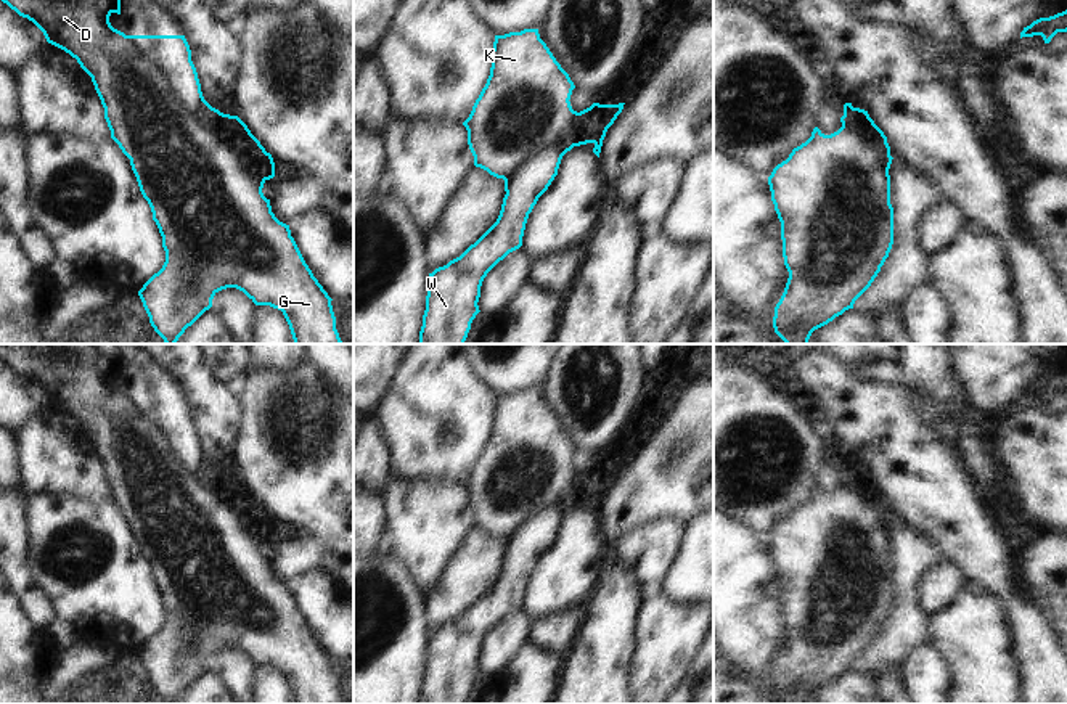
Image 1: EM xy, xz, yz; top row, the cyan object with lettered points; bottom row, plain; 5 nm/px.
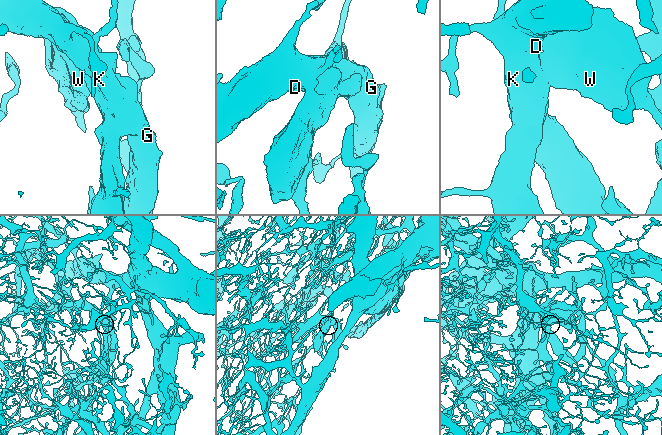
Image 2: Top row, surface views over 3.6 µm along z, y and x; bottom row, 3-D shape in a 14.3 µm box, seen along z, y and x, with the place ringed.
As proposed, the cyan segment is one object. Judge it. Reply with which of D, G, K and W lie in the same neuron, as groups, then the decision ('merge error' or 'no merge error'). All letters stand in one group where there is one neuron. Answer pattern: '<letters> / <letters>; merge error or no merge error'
D G K / W; merge error

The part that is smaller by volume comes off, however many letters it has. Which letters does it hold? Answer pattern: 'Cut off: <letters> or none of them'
Cut off: W.

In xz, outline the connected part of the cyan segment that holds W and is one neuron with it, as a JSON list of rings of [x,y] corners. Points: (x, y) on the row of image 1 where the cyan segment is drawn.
[[[574,125],[561,138],[529,156],[505,180],[505,198],[497,222],[460,257],[429,273],[426,310],[418,344],[466,344],[479,310],[480,286],[487,273],[522,246],[529,214],[548,190],[562,156],[578,140]]]

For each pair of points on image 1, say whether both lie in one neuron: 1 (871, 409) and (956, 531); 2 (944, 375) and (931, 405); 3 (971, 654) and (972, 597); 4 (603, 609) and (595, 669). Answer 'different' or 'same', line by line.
1: same
2: different
3: same
4: same

